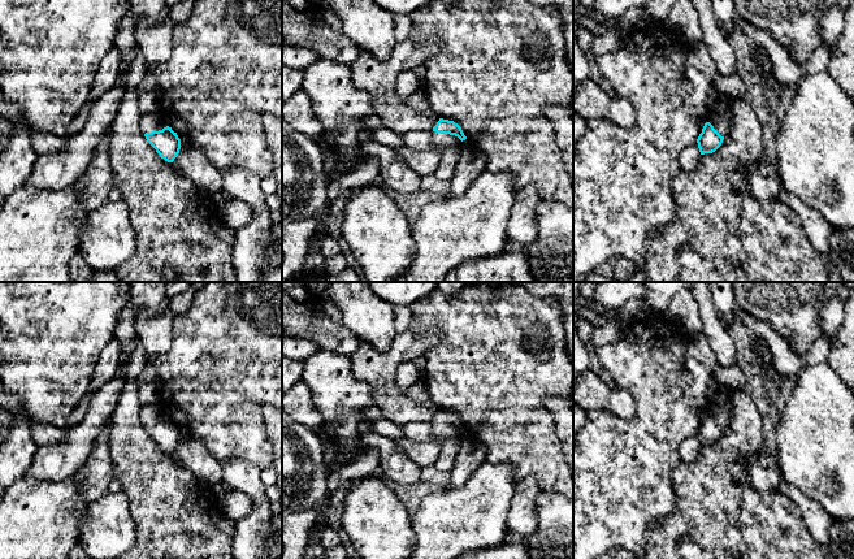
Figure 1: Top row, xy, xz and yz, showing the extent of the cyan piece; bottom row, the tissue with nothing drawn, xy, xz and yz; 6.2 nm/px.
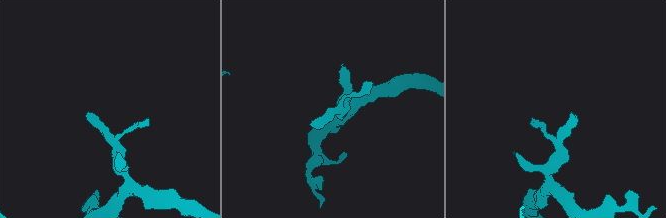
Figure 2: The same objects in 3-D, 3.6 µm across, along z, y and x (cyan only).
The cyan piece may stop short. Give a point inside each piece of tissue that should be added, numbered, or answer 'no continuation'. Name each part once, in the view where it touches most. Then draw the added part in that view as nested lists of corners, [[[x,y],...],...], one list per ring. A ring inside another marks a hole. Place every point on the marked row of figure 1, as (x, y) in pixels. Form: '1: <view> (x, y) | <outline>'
1: xz (425, 163) | [[[432,130],[433,147],[426,151],[416,151],[408,147],[396,150],[396,153],[420,177],[435,173],[441,160],[441,151],[450,146],[461,146],[461,140],[450,134],[441,134]]]

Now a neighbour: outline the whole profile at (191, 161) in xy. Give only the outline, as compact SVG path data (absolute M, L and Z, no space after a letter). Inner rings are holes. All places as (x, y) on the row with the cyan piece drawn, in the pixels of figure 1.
M181 140L179 153L172 165L209 196L222 187L222 173L212 165L200 148L191 143Z

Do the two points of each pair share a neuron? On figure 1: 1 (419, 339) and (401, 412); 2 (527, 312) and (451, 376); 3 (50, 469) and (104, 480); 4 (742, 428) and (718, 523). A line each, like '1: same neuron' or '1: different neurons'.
1: same neuron
2: same neuron
3: same neuron
4: same neuron

